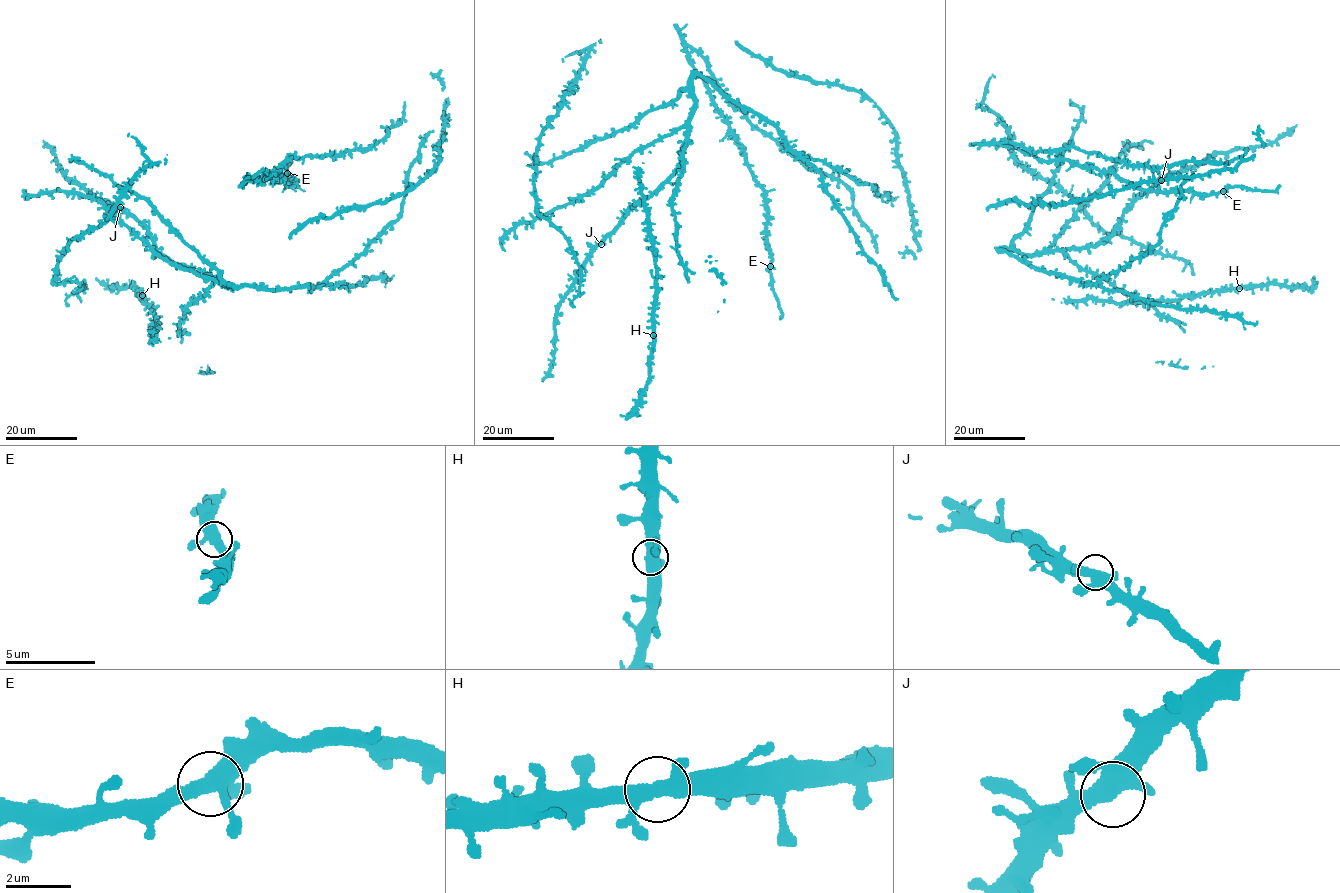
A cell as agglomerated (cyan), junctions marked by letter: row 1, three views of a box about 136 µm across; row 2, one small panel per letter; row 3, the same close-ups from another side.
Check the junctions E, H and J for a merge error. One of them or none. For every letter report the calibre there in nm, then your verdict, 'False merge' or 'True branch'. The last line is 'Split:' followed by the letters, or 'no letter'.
E: Thickness 440 nm. True branch
H: Thickness 440 nm. True branch
J: Thickness 440 nm. True branch
Split: no letter

